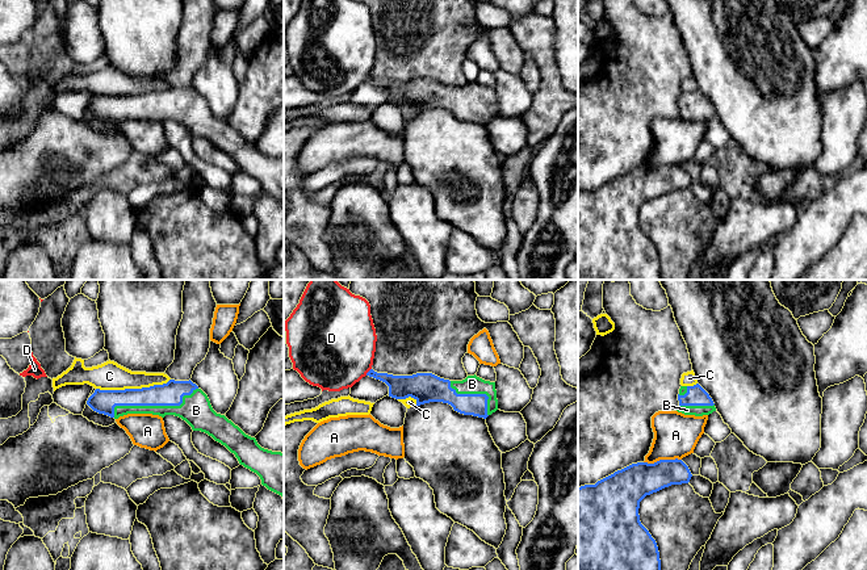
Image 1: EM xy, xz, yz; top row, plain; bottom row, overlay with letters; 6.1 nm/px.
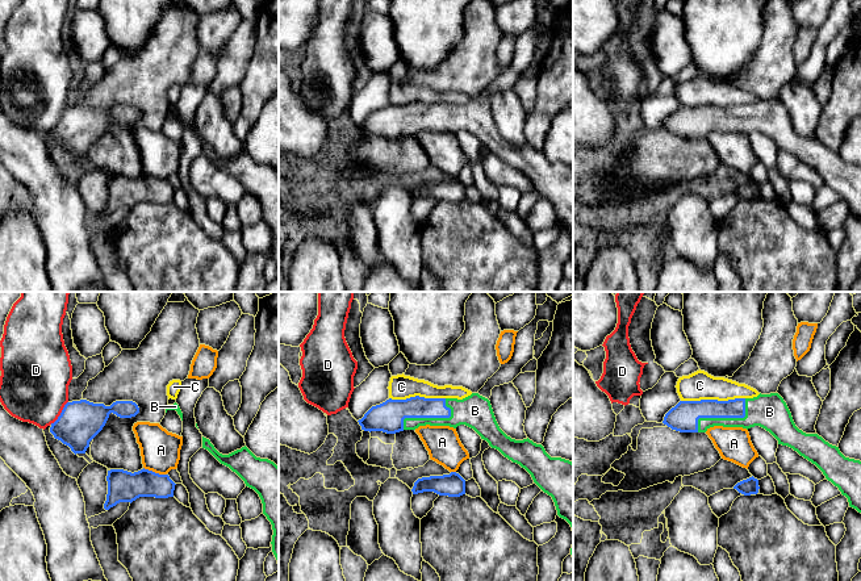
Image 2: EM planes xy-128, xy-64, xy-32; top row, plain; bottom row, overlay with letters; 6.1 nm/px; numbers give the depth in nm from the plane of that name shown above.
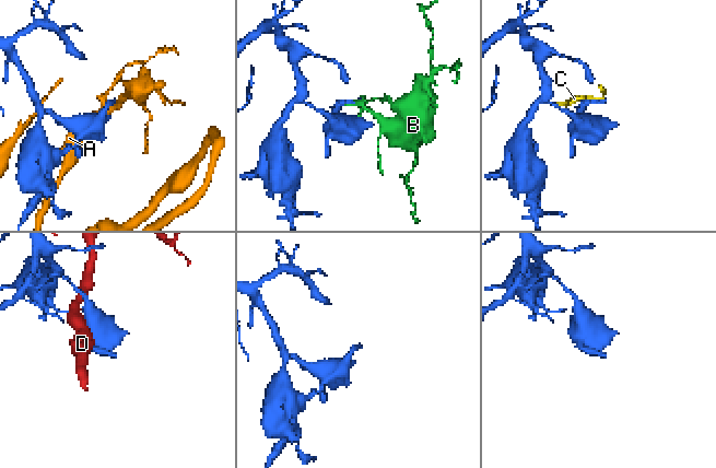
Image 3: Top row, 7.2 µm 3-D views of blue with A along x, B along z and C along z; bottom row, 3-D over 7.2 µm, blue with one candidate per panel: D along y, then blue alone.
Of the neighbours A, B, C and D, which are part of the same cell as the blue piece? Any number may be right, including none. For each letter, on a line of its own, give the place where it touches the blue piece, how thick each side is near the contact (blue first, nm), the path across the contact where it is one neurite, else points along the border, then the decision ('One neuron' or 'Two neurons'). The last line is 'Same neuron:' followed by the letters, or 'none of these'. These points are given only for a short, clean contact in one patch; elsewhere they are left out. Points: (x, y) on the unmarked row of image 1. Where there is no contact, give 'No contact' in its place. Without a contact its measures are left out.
A: Touches blue at yz (662, 166). Thickness 220 nm (blue) against 280 nm. Two neurons
B: Touches blue at xy (153, 110). Thickness 140 nm (blue) against 160 nm. One neuron
C: Touches blue at xy (133, 95). Thickness 140 nm (blue) against 180 nm. Boundary: xy (170, 84), (162, 89), (141, 93), (96, 95). Two neurons
D: Touches blue at xz (368, 78). Thickness 140 nm (blue) against 480 nm. Two neurons
Same neuron: B

